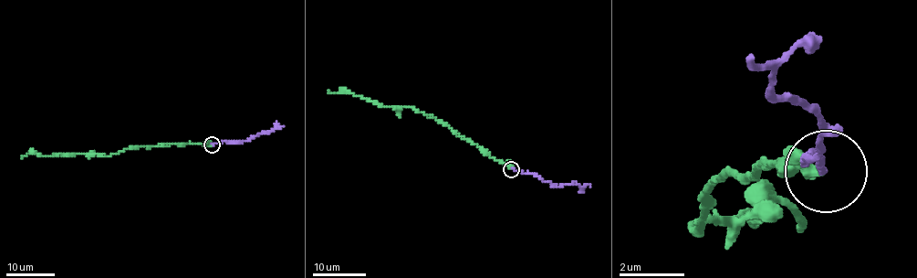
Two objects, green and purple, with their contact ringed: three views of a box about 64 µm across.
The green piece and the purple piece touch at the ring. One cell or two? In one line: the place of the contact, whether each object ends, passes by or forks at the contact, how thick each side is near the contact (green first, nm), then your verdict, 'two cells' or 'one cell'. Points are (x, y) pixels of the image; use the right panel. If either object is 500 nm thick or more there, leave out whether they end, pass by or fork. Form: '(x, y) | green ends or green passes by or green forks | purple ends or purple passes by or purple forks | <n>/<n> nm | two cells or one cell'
(826, 171) | green passes by | purple ends | 240/160 nm | one cell

